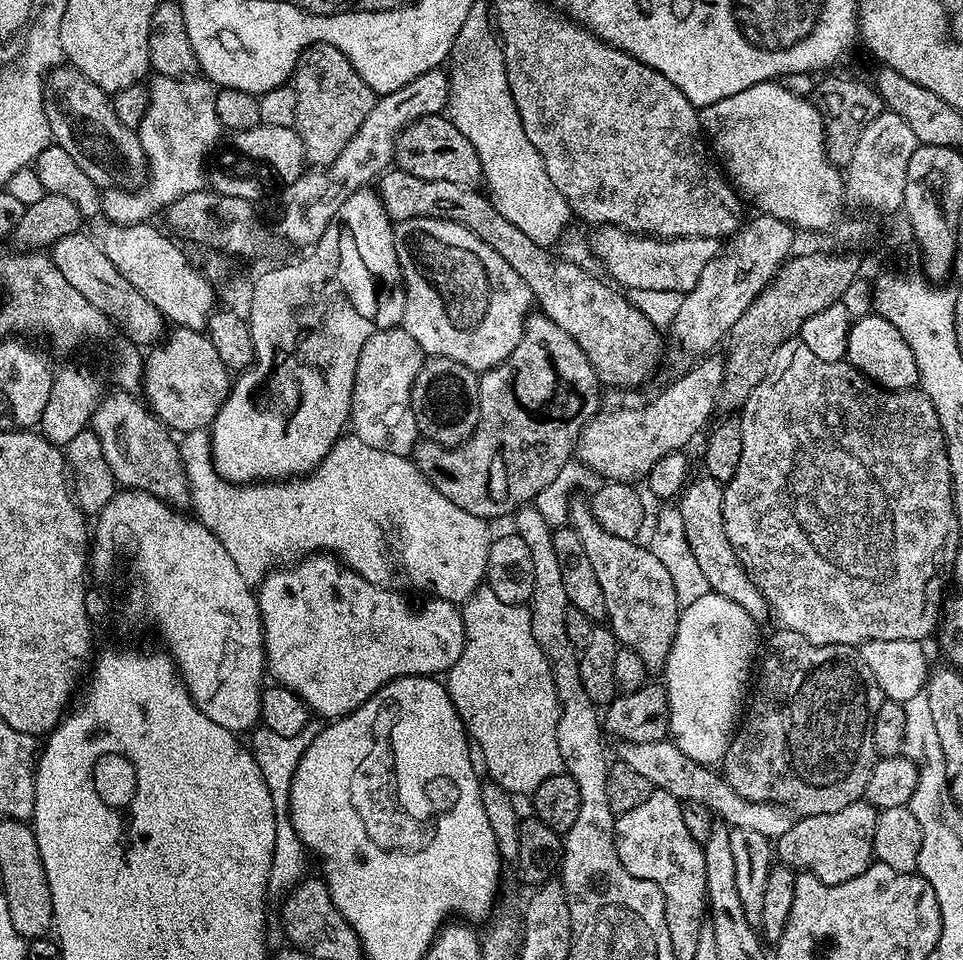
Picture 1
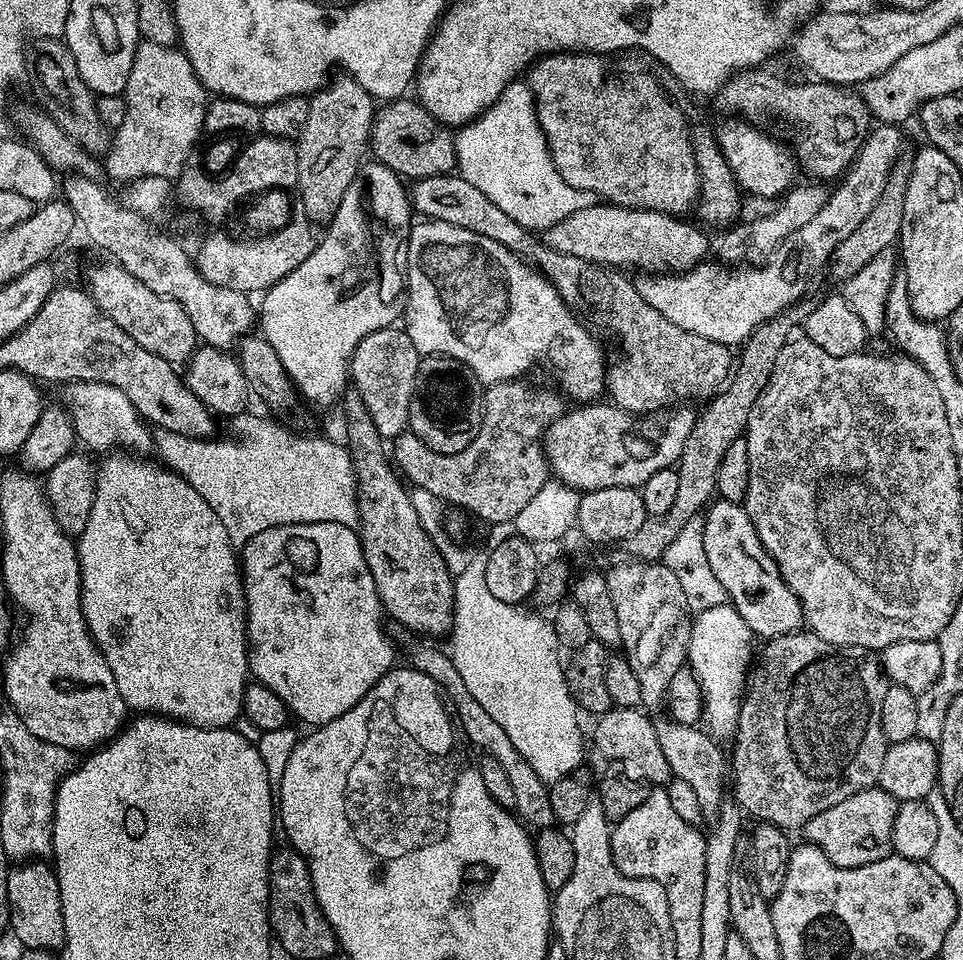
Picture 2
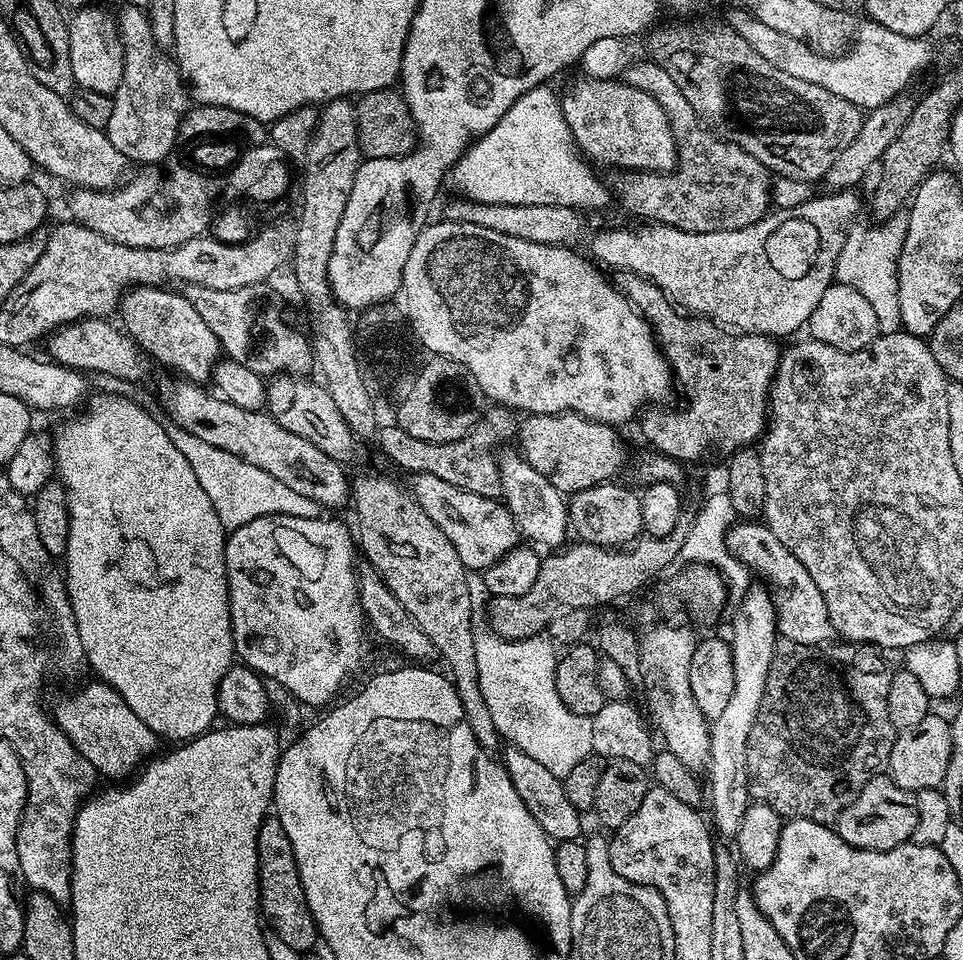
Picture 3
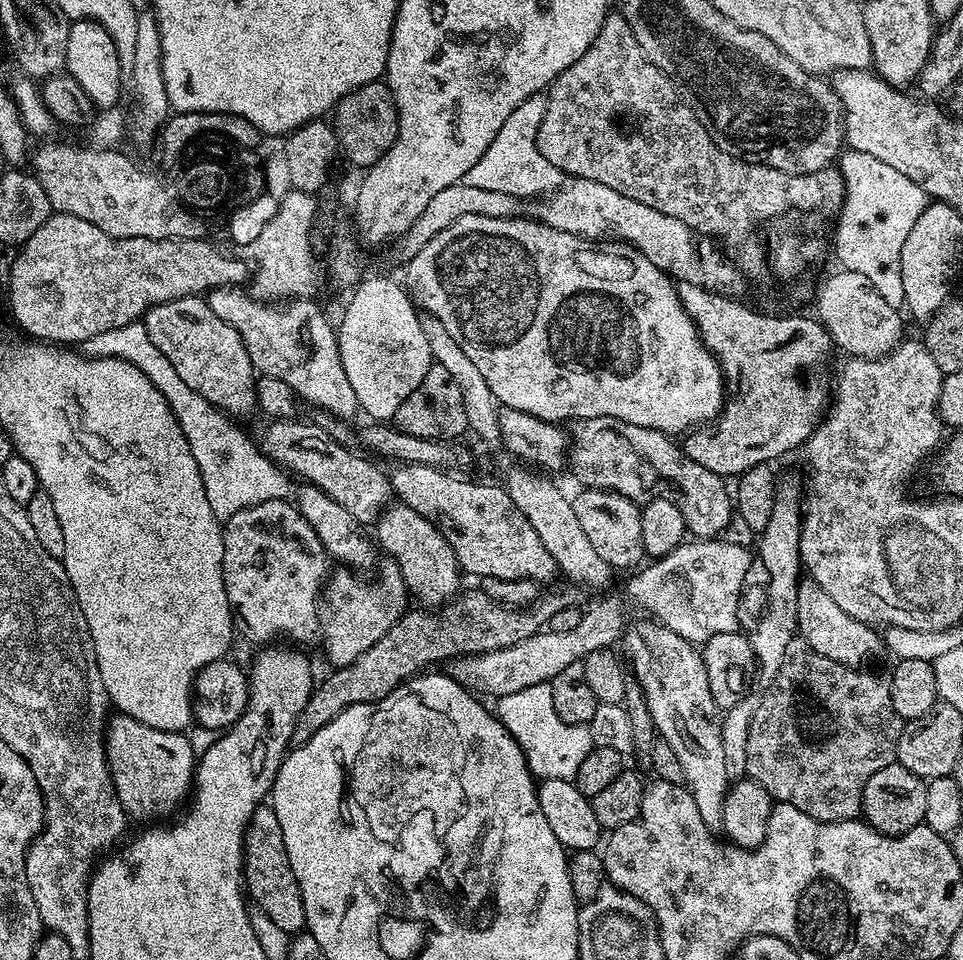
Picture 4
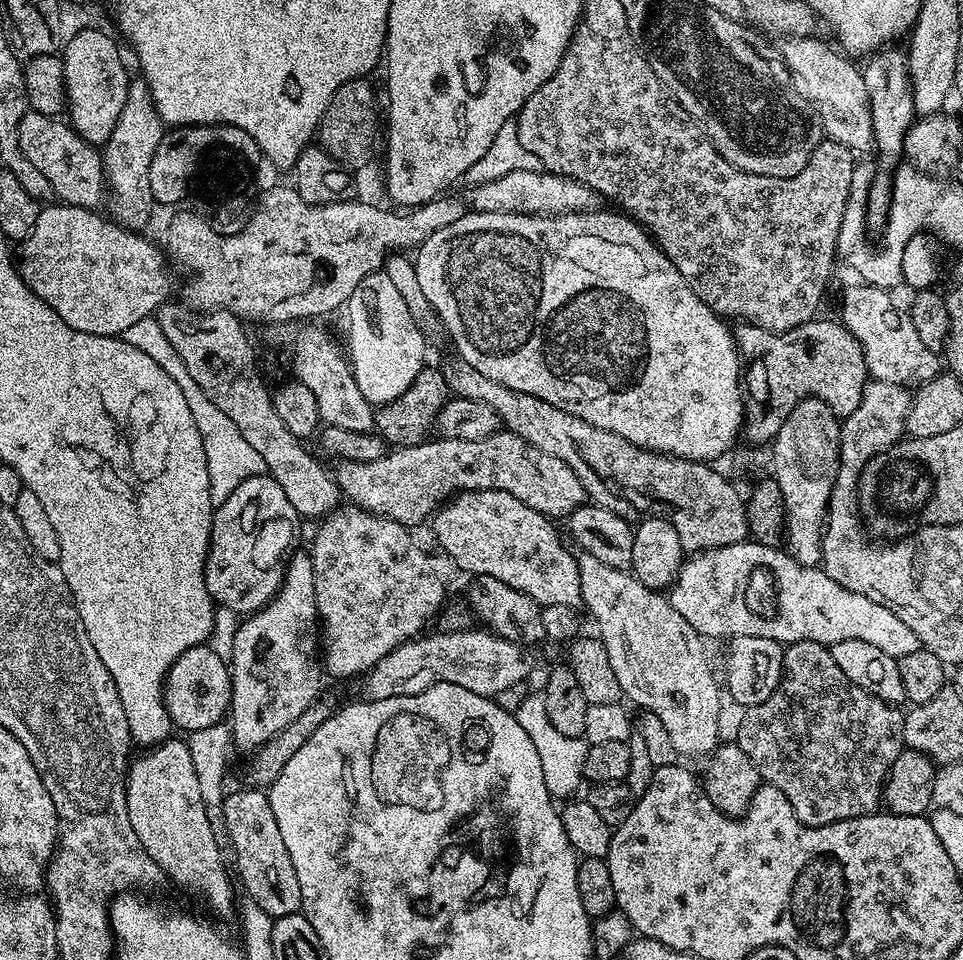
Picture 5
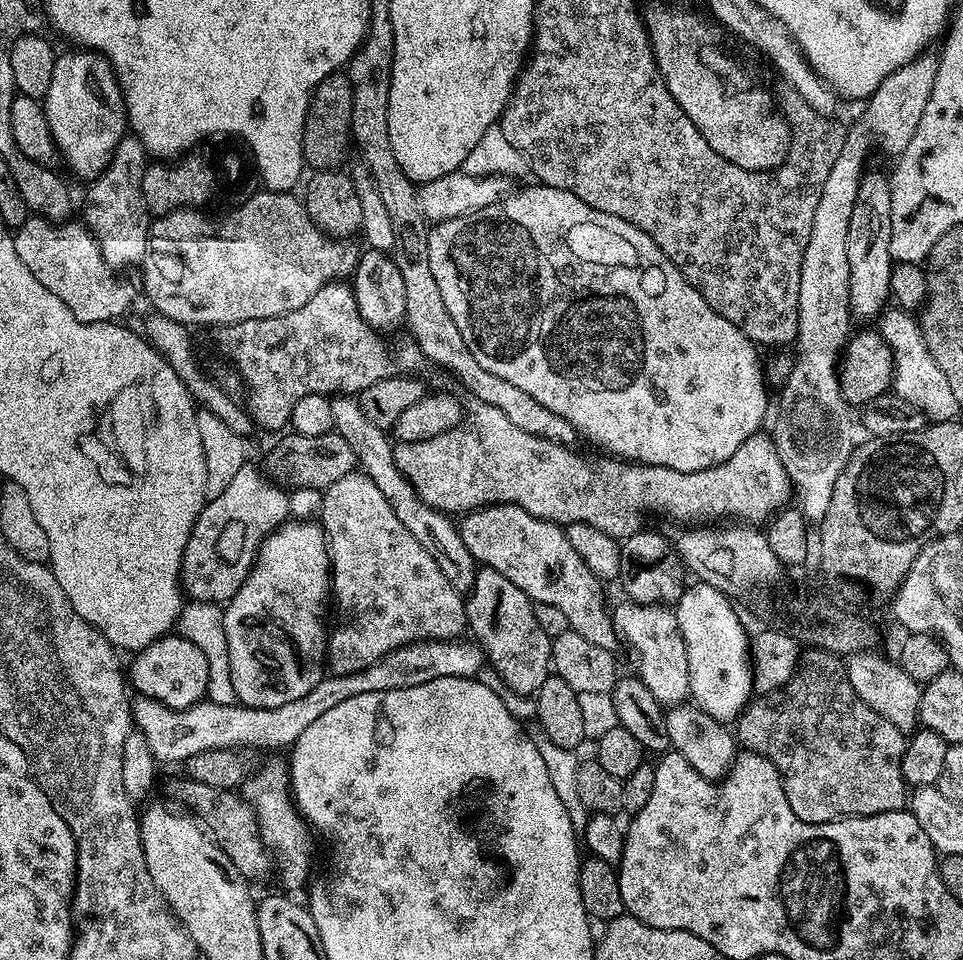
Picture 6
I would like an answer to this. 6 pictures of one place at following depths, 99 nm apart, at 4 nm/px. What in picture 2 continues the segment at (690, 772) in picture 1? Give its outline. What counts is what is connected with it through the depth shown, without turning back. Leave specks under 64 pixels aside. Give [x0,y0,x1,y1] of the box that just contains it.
[590,706,673,786]

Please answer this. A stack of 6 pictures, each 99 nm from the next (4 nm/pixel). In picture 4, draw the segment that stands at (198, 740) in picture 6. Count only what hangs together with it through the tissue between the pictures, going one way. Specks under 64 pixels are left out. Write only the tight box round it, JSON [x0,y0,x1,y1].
[448,598,628,698]

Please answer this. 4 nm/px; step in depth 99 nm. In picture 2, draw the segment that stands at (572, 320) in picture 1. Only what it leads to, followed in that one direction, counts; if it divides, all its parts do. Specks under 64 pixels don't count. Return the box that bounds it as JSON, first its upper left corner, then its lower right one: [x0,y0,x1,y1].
[410,174,734,416]

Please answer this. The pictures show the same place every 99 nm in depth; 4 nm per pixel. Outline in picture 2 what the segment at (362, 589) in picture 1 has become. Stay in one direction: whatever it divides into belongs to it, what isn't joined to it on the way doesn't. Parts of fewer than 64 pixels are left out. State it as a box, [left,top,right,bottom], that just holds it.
[242,522,397,726]

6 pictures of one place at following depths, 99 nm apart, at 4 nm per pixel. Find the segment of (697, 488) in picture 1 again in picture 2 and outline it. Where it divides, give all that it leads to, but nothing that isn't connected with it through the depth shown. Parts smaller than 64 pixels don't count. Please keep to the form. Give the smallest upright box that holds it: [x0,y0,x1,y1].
[702,499,805,638]

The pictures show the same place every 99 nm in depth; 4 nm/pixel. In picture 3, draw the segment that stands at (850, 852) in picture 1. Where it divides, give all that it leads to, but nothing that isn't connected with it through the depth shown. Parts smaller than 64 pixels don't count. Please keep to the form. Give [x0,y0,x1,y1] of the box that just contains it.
[834,774,918,850]

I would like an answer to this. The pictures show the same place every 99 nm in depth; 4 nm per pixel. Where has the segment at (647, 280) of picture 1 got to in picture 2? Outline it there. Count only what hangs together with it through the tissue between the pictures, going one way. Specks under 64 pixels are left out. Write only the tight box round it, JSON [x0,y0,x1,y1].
[542,202,708,274]

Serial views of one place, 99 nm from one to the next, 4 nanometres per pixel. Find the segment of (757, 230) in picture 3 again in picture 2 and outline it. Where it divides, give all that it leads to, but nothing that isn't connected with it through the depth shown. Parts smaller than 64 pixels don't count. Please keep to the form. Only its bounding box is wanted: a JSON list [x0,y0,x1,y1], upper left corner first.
[635,124,901,345]

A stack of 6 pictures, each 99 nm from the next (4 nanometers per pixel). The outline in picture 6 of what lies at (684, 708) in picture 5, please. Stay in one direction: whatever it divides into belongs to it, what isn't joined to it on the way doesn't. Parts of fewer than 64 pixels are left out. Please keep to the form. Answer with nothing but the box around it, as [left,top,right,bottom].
[611,598,690,706]

